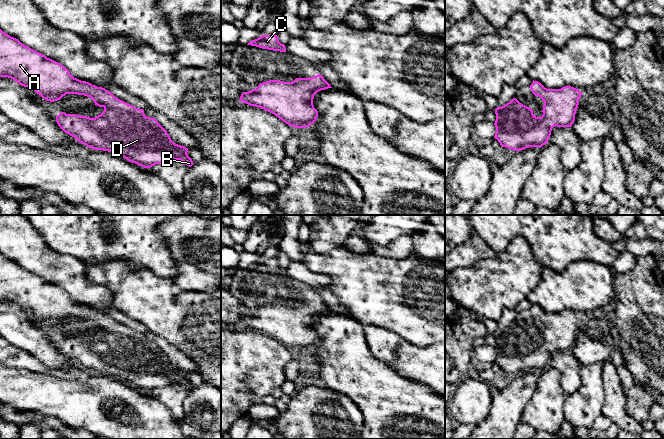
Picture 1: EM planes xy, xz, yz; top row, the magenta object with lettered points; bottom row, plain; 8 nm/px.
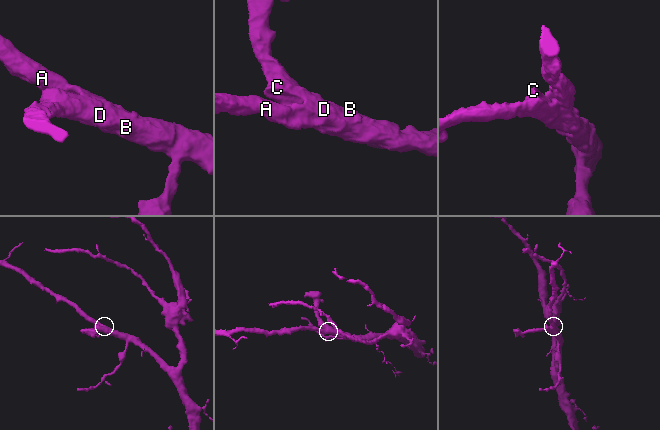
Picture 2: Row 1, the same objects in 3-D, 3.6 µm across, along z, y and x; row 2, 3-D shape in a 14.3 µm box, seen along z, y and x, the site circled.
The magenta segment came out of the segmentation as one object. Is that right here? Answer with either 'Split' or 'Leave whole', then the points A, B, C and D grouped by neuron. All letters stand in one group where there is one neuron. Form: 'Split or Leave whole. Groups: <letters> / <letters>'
Leave whole. Groups: A B C D

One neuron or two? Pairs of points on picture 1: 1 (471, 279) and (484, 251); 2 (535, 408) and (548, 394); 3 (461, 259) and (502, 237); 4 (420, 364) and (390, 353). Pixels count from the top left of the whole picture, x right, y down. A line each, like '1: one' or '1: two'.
1: two
2: one
3: two
4: one

